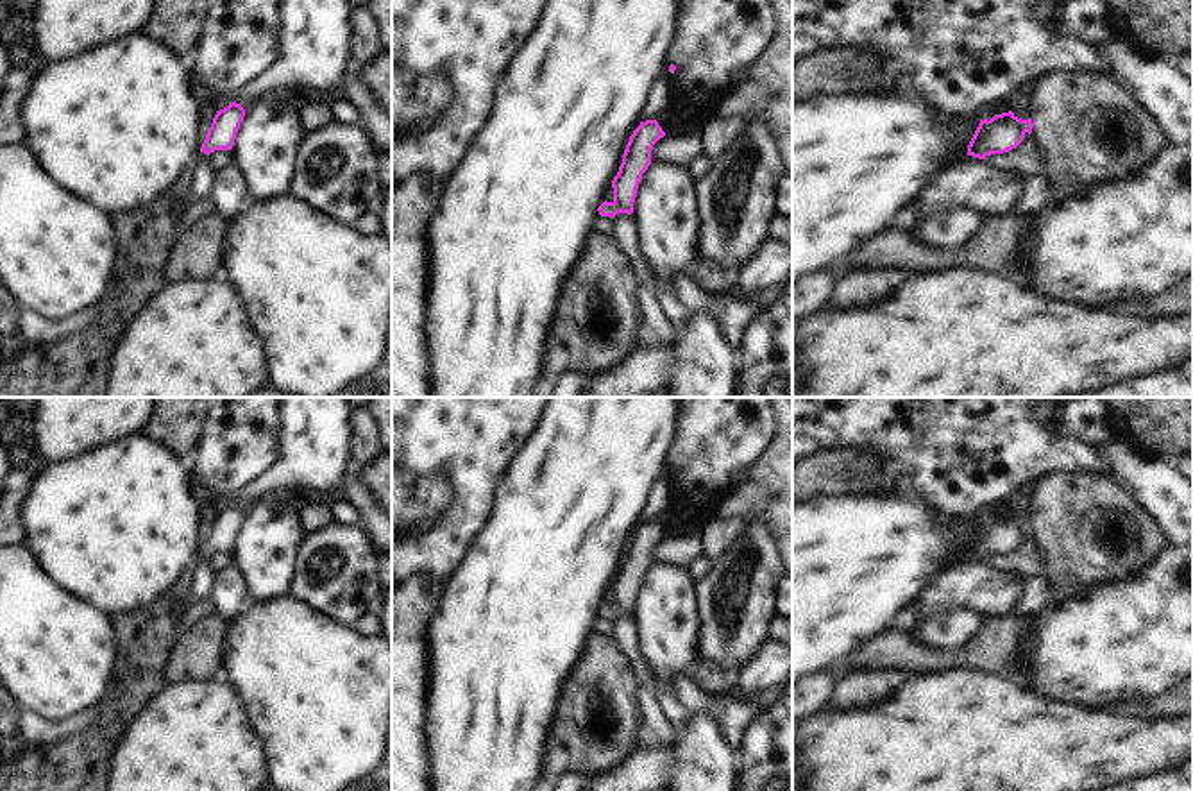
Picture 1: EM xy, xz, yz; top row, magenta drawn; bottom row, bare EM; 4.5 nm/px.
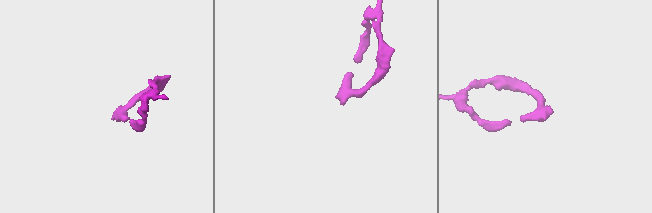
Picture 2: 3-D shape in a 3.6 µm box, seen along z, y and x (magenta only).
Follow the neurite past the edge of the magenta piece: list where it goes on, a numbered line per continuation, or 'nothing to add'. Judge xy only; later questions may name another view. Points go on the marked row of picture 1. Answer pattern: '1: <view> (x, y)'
nothing to add

